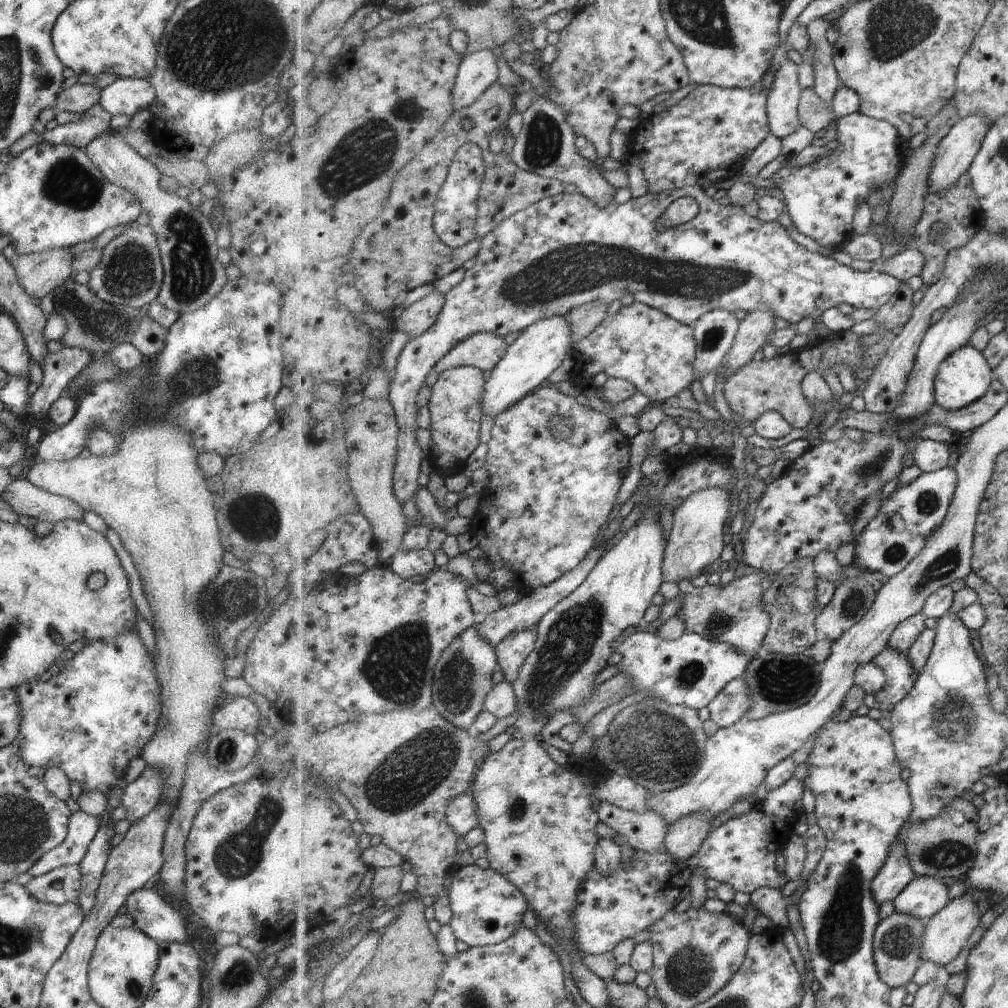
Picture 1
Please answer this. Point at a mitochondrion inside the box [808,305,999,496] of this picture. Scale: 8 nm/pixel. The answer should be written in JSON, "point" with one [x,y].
{"point":[872,467]}

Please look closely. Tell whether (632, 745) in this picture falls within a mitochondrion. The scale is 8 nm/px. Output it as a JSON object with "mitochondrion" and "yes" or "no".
{"mitochondrion":"yes"}

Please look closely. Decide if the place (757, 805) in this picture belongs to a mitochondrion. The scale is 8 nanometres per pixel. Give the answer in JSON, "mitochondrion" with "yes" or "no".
{"mitochondrion":"no"}

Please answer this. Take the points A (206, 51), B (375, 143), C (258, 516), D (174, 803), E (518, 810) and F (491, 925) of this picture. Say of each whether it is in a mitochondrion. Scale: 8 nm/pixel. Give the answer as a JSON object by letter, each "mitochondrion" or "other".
{"A":"mitochondrion","B":"mitochondrion","C":"mitochondrion","D":"other","E":"mitochondrion","F":"other"}

